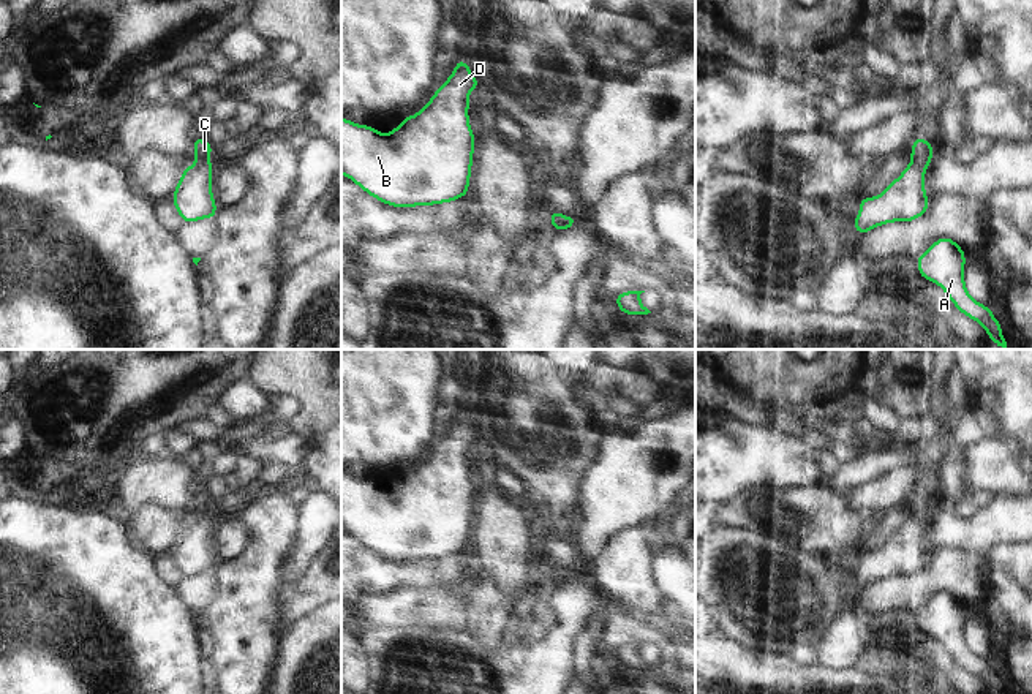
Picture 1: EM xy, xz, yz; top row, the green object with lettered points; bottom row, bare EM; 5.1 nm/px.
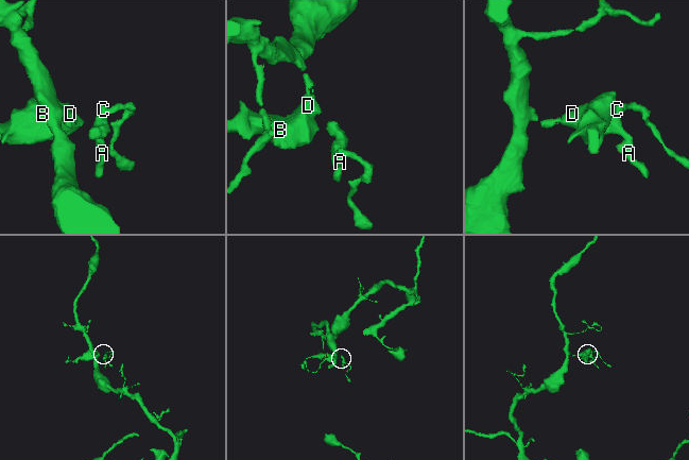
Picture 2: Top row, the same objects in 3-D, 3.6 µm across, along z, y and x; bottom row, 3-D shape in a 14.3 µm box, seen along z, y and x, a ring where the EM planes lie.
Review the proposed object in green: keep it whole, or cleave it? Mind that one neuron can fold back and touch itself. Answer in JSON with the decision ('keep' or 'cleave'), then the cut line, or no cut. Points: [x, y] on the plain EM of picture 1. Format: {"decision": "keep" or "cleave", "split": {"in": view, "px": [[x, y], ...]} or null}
{"decision": "keep", "split": null}

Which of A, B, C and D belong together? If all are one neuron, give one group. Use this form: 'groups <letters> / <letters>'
groups A B C D

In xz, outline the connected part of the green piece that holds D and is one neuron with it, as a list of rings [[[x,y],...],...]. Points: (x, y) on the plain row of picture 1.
[[[460,413],[430,455],[389,488],[341,473],[341,528],[398,563],[466,550],[476,496],[468,447],[476,443],[476,430]]]

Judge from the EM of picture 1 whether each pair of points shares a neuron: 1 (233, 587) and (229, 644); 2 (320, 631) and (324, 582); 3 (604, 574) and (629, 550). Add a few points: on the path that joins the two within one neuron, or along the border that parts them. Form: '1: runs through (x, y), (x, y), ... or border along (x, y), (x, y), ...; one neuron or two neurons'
1: runs through (233, 601), (233, 629); one neuron
2: border along (324, 601), (293, 623); two neurons
3: runs through (610, 569), (623, 557); one neuron

